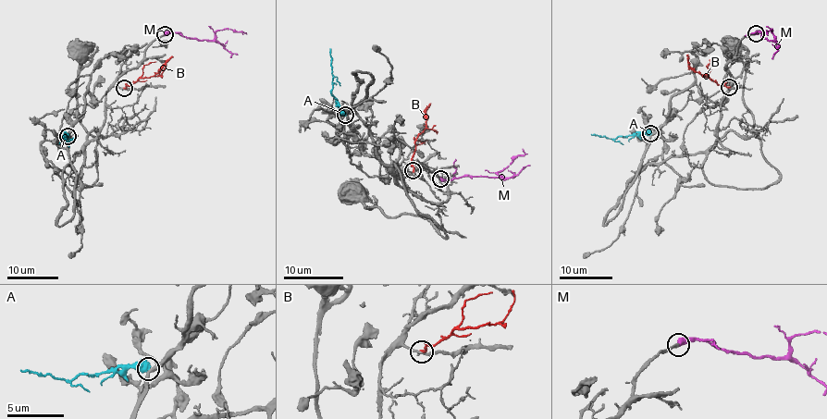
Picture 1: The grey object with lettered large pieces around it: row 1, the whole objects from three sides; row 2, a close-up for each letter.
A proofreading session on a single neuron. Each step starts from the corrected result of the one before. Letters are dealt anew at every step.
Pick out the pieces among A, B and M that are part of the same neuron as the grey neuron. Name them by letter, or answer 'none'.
M

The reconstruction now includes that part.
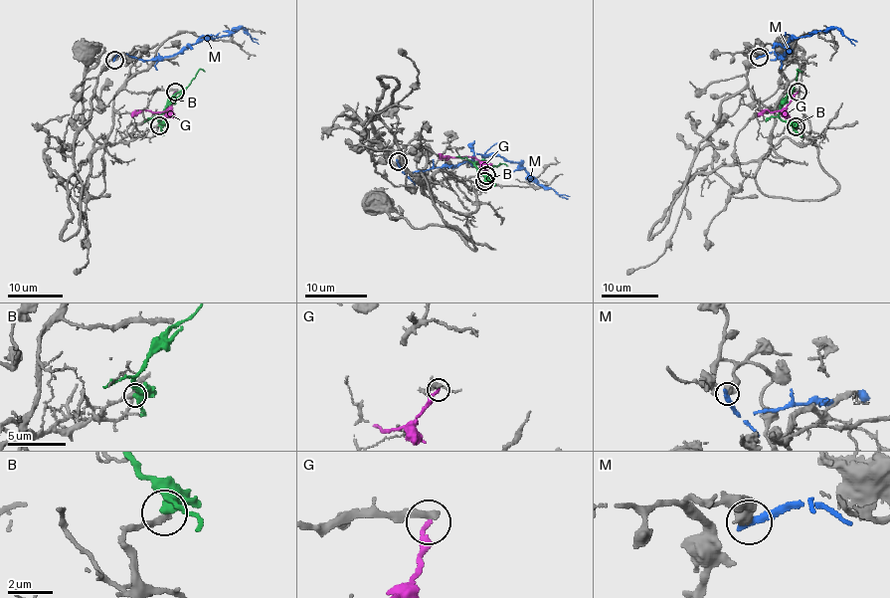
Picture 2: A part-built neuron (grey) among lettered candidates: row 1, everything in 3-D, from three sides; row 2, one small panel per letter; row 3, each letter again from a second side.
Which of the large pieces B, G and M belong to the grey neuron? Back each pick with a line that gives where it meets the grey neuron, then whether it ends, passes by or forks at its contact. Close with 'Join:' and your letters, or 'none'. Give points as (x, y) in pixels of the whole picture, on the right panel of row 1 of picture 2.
Join: none

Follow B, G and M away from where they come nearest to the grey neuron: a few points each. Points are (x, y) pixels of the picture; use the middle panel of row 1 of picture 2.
B: (485, 181), (485, 175), (474, 162), (482, 161), (485, 166), (508, 165)
G: (486, 175), (473, 157), (440, 154)
M: (399, 161), (406, 177), (432, 167), (454, 167), (473, 154), (499, 155), (521, 163), (539, 183), (569, 195)

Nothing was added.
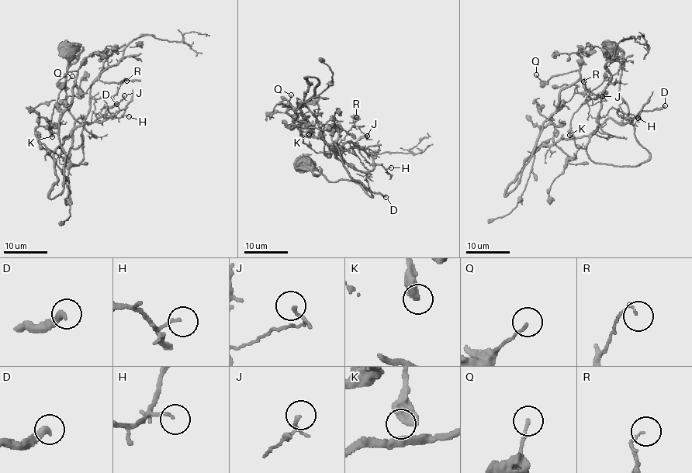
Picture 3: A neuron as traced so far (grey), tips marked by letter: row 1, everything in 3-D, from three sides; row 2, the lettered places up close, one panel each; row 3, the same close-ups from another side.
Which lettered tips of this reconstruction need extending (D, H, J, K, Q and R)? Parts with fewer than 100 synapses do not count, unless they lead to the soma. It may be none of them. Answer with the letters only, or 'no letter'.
no letter

